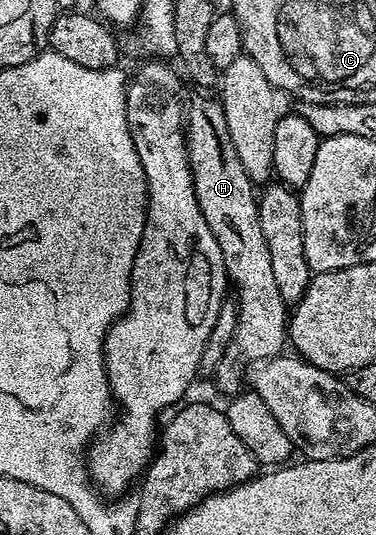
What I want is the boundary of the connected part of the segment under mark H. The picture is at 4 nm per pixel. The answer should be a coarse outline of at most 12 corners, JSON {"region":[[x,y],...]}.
{"region":[[186,103],[197,204],[239,312],[213,381],[278,358],[289,306],[223,103]]}

